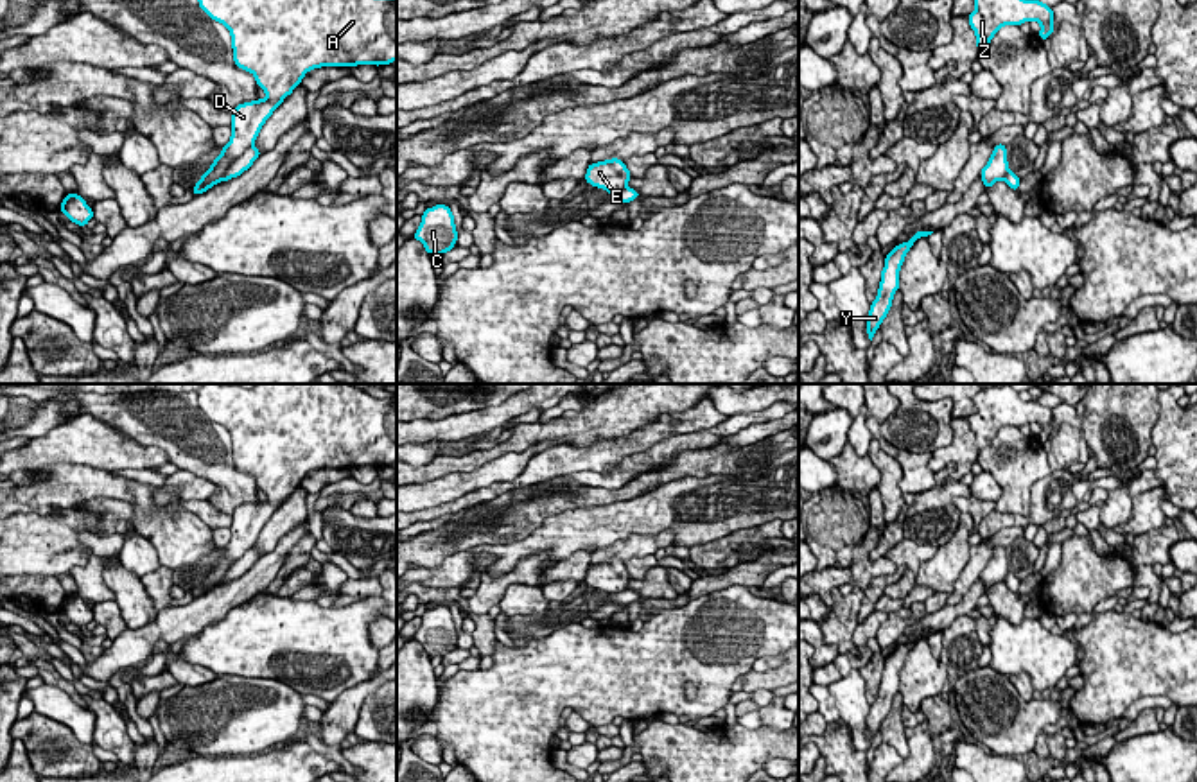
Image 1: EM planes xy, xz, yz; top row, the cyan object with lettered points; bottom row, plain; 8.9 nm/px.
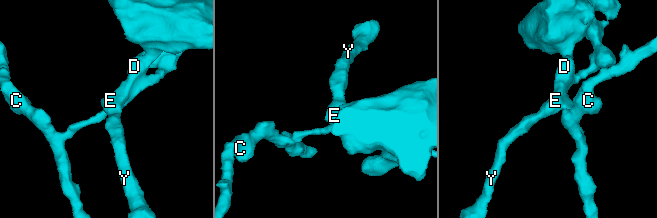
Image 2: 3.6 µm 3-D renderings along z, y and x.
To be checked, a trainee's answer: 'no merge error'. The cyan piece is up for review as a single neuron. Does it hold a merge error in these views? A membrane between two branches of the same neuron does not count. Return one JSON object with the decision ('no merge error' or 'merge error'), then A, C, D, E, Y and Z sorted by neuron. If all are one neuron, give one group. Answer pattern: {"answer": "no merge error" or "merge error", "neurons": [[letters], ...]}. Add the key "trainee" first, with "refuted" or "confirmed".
{"trainee": "refuted", "answer": "merge error", "neurons": [["A", "D", "E", "Y", "Z"], ["C"]]}

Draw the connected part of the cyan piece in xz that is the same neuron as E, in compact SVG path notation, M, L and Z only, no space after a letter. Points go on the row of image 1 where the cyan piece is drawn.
M619 158L590 163L585 174L585 181L589 185L603 188L607 192L625 190L630 178L630 170Z

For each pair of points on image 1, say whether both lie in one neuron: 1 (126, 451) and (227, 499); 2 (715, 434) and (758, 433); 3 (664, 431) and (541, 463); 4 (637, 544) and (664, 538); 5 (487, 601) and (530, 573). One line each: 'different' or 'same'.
1: different
2: same
3: same
4: same
5: same

